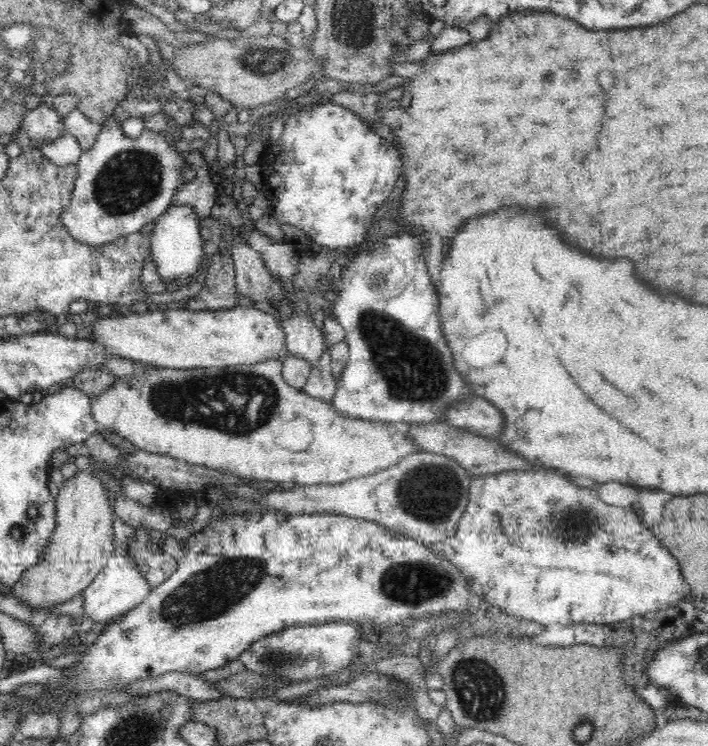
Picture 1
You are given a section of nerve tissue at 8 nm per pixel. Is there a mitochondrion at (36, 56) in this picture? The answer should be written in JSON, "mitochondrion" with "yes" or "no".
{"mitochondrion":"yes"}

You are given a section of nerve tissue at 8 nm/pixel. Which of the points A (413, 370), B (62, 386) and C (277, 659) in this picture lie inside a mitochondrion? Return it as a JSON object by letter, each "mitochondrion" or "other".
{"A":"mitochondrion","B":"other","C":"mitochondrion"}

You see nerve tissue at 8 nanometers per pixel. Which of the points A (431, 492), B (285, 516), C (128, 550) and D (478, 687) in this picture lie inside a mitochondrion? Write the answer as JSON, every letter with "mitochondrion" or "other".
{"A":"mitochondrion","B":"other","C":"other","D":"mitochondrion"}

